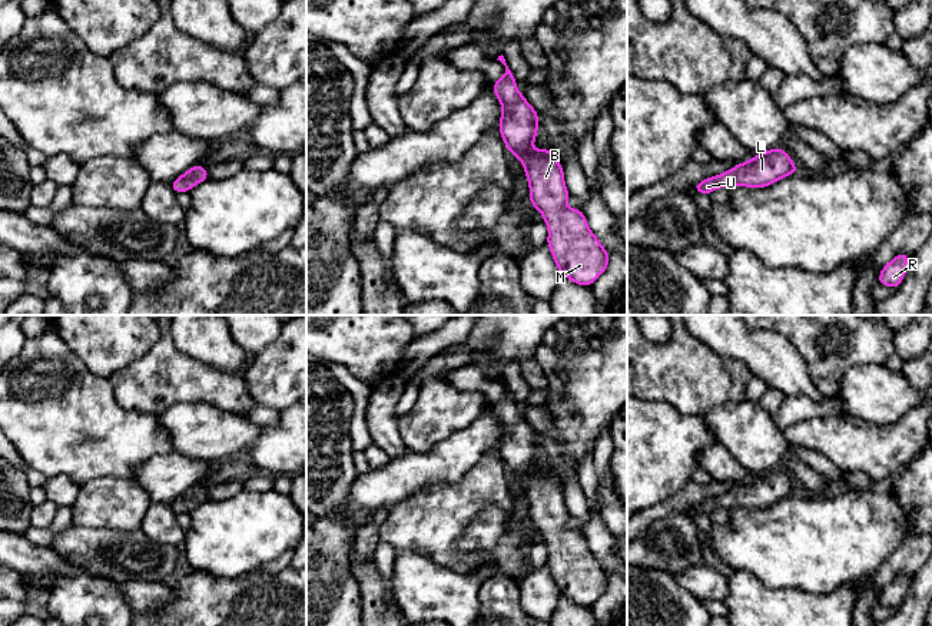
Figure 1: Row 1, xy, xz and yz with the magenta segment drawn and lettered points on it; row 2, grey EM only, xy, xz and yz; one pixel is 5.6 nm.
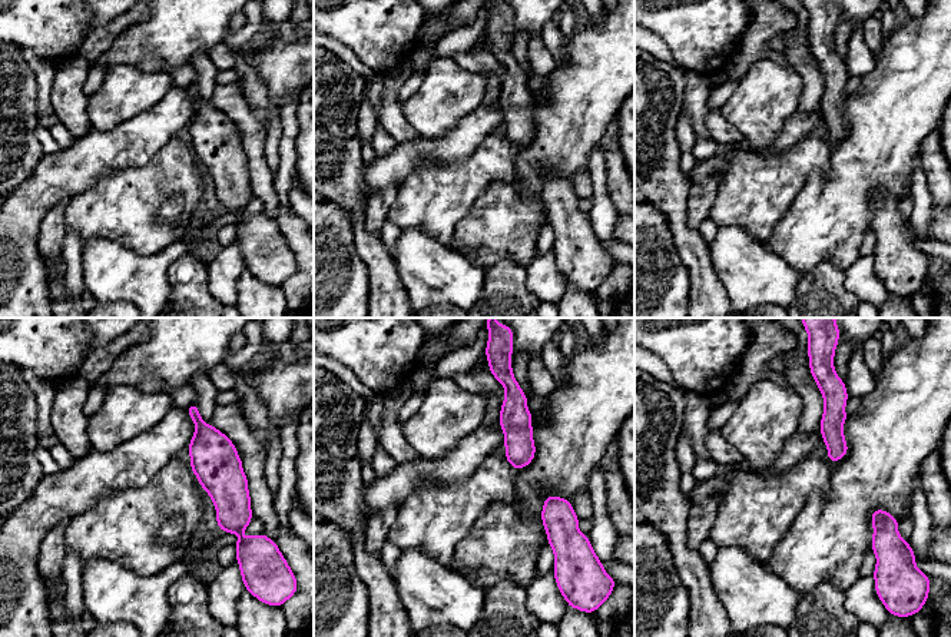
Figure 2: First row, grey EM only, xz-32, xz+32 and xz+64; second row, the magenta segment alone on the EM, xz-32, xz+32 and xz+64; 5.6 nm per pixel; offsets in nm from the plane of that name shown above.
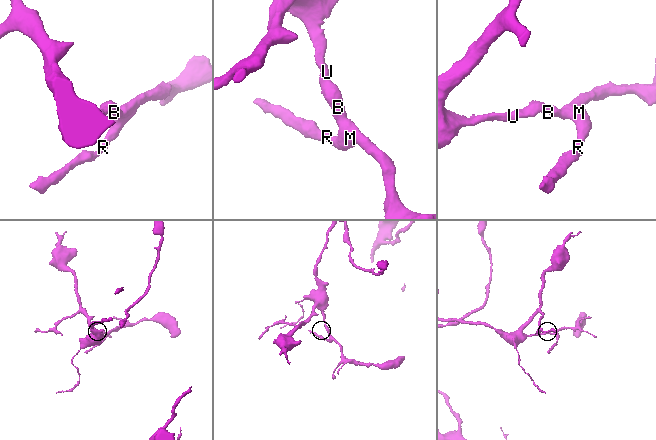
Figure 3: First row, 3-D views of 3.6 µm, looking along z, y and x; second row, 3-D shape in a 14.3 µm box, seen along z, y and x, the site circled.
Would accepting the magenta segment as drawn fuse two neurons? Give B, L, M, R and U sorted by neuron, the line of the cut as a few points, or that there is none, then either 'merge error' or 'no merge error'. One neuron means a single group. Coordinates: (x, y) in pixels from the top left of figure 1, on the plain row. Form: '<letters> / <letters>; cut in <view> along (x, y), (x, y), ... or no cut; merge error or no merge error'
B L M R U; no cut; no merge error

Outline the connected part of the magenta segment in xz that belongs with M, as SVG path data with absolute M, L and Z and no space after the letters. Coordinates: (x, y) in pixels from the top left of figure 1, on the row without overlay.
M504 377L497 381L505 387L501 400L492 404L494 415L503 425L498 444L501 460L525 491L528 521L543 534L548 549L547 566L560 596L577 606L591 607L607 590L610 576L591 553L583 531L567 527L571 516L558 478L550 470L530 470L540 448L538 434L518 413Z

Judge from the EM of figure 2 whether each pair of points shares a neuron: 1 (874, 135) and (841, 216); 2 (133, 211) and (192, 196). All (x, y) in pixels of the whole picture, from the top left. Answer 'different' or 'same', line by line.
1: same
2: same

